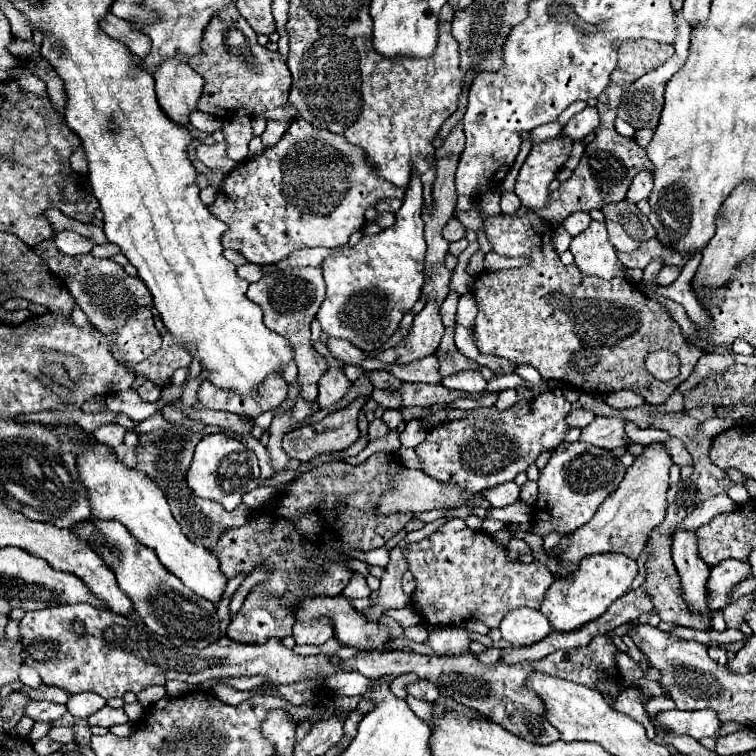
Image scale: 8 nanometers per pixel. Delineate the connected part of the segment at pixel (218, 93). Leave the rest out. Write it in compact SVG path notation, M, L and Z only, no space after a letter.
M228 4L226 10L220 10L212 20L208 22L202 44L200 44L200 54L188 58L188 64L204 78L204 90L202 96L196 104L200 112L214 114L218 118L224 118L224 112L230 114L246 114L246 116L266 116L268 120L286 120L286 118L296 118L296 110L292 104L288 104L288 90L290 90L290 70L288 66L280 60L278 52L270 52L264 46L256 42L256 32L248 26L248 22L240 16L238 8Z

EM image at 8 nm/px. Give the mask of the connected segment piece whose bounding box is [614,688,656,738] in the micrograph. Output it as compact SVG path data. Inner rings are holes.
M626 688L626 690L618 696L614 708L616 708L618 712L622 712L622 714L634 718L634 720L638 720L638 722L646 728L646 734L648 734L650 738L656 738L656 730L654 730L654 726L650 724L648 714L644 712L644 702L640 702L640 690L638 690L638 688Z

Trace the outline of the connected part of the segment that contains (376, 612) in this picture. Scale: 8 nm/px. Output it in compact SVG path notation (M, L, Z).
M402 546L390 550L390 564L386 566L384 576L380 578L378 596L376 596L372 608L362 610L362 616L370 622L378 622L380 616L384 616L388 610L406 608L410 604L410 596L406 596L400 586L402 574L408 570L408 562L404 560L402 550L404 550Z

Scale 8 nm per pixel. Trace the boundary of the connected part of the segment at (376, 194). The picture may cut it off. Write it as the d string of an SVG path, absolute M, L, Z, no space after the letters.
M296 118L276 146L266 148L258 156L246 158L228 174L216 194L216 202L208 208L216 218L228 224L228 230L222 236L224 248L238 250L248 262L270 266L286 260L292 252L302 248L346 246L350 234L366 224L364 210L374 206L380 198L404 198L404 190L380 176L374 176L372 168L366 164L364 152L348 144L342 134L320 130L310 122Z

